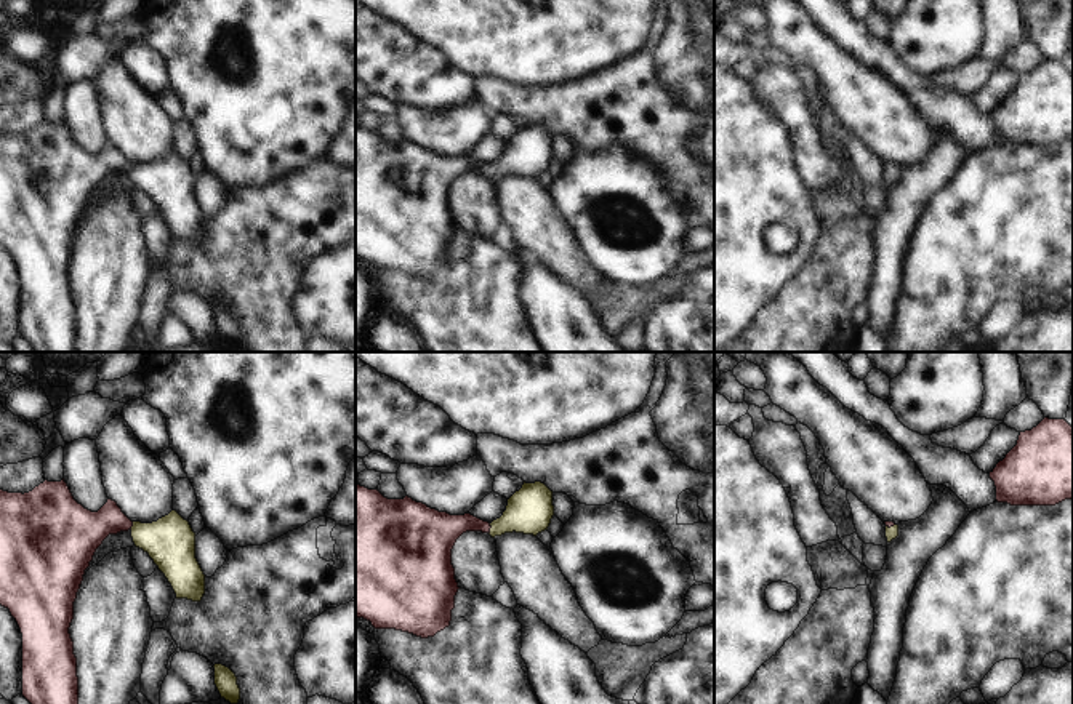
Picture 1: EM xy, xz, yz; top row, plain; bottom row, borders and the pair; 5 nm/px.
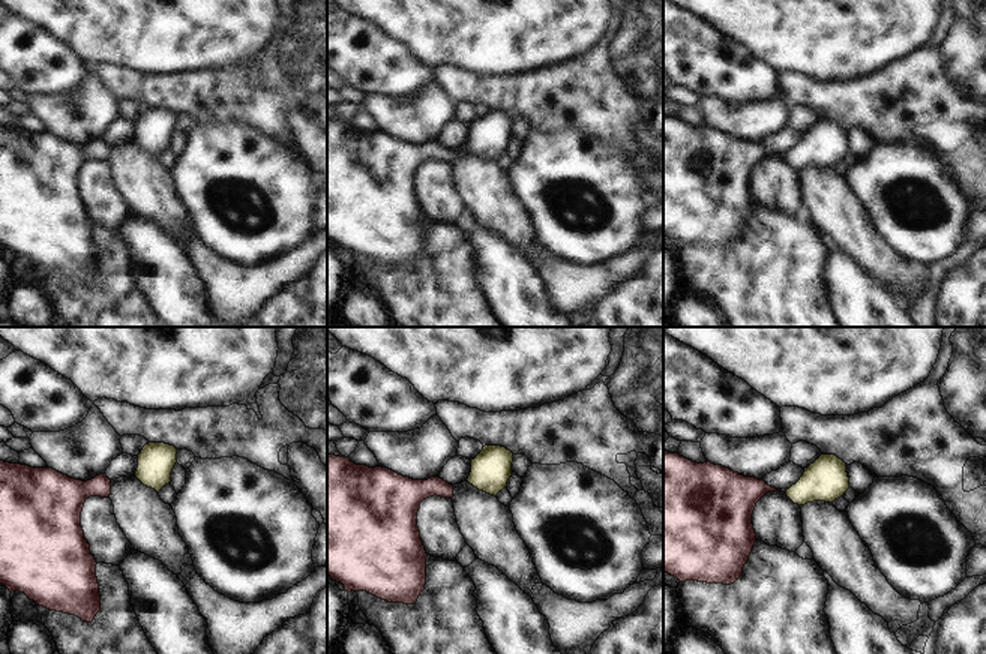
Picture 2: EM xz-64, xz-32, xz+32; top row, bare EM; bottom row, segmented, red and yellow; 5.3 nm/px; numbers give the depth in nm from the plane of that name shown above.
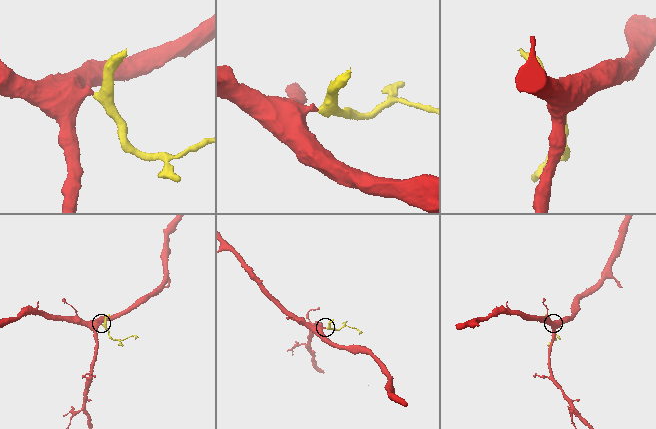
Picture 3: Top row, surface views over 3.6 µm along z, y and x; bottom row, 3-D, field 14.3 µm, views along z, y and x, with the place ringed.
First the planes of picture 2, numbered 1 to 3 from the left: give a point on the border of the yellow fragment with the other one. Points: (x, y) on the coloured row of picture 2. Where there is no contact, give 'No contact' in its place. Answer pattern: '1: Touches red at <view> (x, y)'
1: No contact
2: No contact
3: No contact

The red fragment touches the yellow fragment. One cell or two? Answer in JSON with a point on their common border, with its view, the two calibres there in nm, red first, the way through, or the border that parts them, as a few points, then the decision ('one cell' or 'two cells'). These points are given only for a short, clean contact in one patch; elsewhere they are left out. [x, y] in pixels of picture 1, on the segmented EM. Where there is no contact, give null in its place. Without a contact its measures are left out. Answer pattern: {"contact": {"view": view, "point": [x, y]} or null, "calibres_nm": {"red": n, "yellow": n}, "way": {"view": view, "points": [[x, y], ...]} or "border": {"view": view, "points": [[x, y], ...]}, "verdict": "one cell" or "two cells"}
{"contact": {"view": "xz", "point": [490, 527]}, "calibres_nm": {"red": 190, "yellow": 240}, "way": {"view": "xz", "points": [[441, 530], [455, 525], [490, 527], [500, 527], [529, 511]]}, "verdict": "one cell"}

